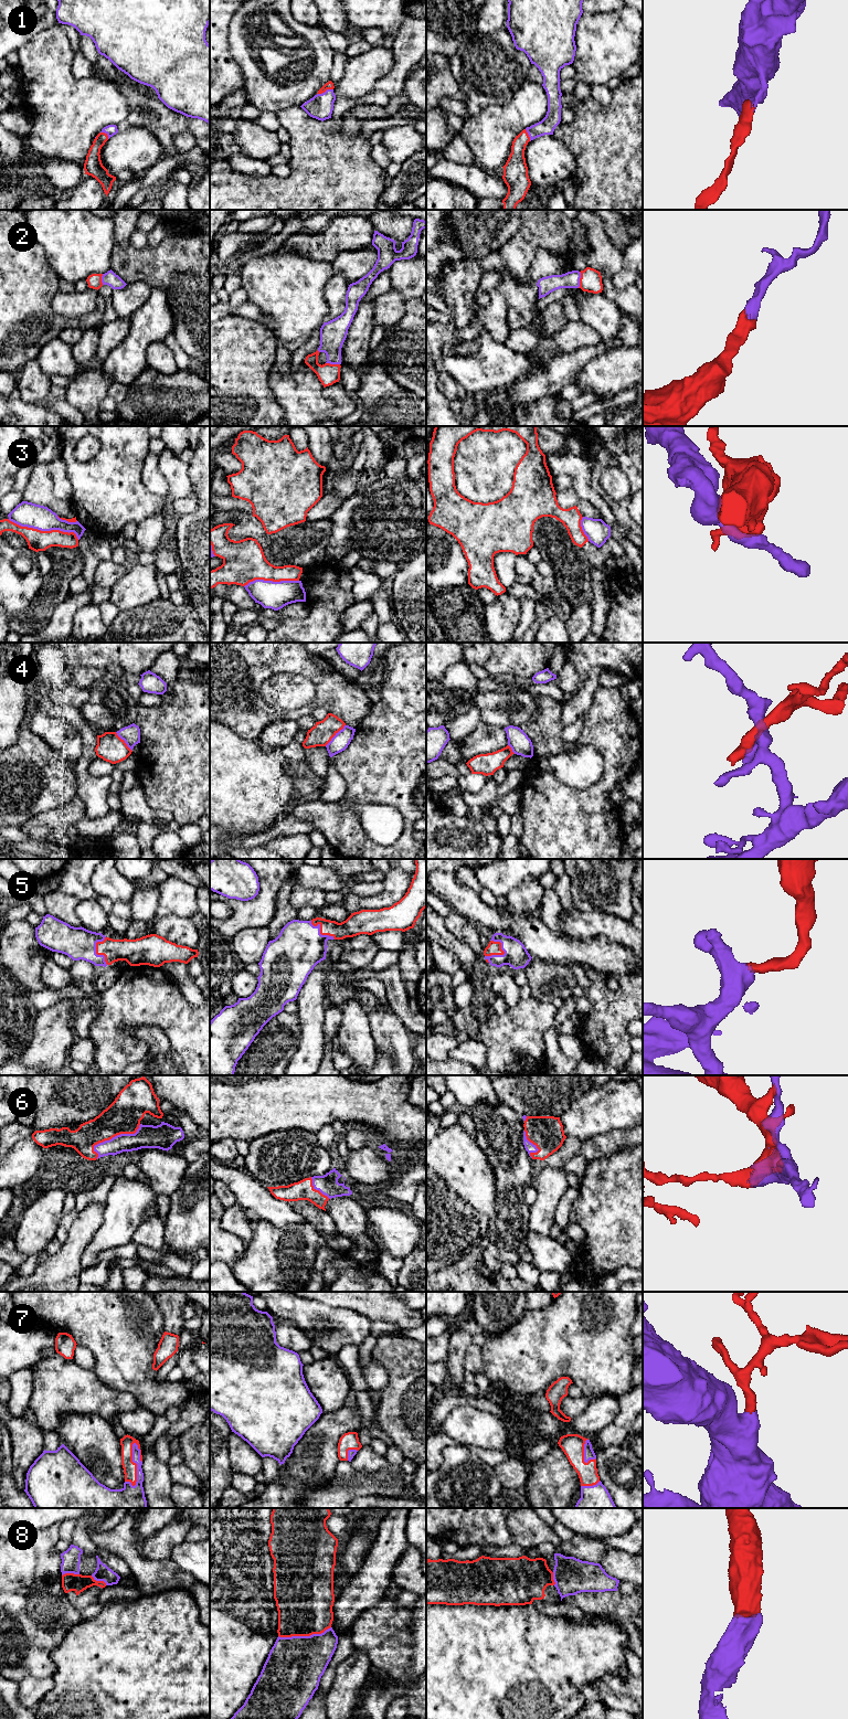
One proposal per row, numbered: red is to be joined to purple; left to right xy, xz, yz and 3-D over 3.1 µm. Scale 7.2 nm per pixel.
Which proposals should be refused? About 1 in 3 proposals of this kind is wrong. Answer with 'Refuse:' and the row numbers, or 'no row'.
Refuse: 3, 4

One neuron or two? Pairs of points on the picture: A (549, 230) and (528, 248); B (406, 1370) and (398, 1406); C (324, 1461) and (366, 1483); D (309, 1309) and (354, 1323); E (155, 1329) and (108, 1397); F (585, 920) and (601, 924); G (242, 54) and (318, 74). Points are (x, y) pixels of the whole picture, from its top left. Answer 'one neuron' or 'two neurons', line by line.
A: one neuron
B: one neuron
C: two neurons
D: one neuron
E: two neurons
F: one neuron
G: one neuron

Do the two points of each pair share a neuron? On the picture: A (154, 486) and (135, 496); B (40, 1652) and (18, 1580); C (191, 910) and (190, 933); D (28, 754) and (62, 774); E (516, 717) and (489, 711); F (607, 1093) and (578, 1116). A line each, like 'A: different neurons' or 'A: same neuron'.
A: different neurons
B: same neuron
C: different neurons
D: same neuron
E: same neuron
F: same neuron

